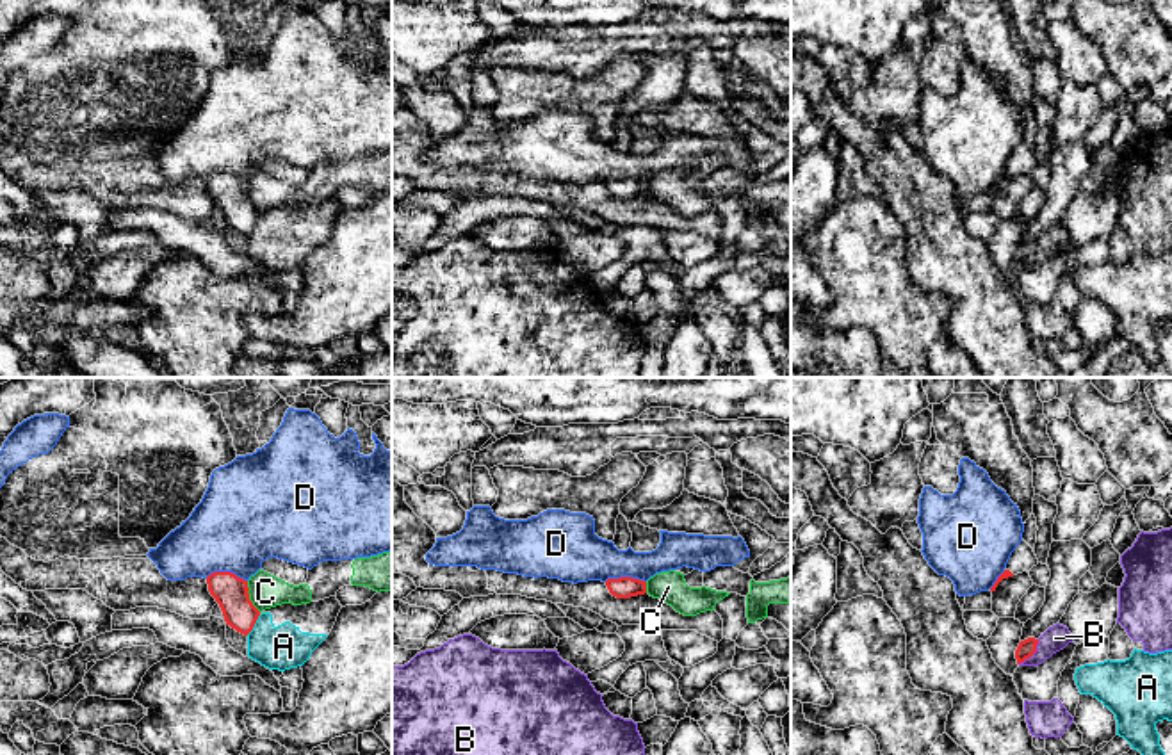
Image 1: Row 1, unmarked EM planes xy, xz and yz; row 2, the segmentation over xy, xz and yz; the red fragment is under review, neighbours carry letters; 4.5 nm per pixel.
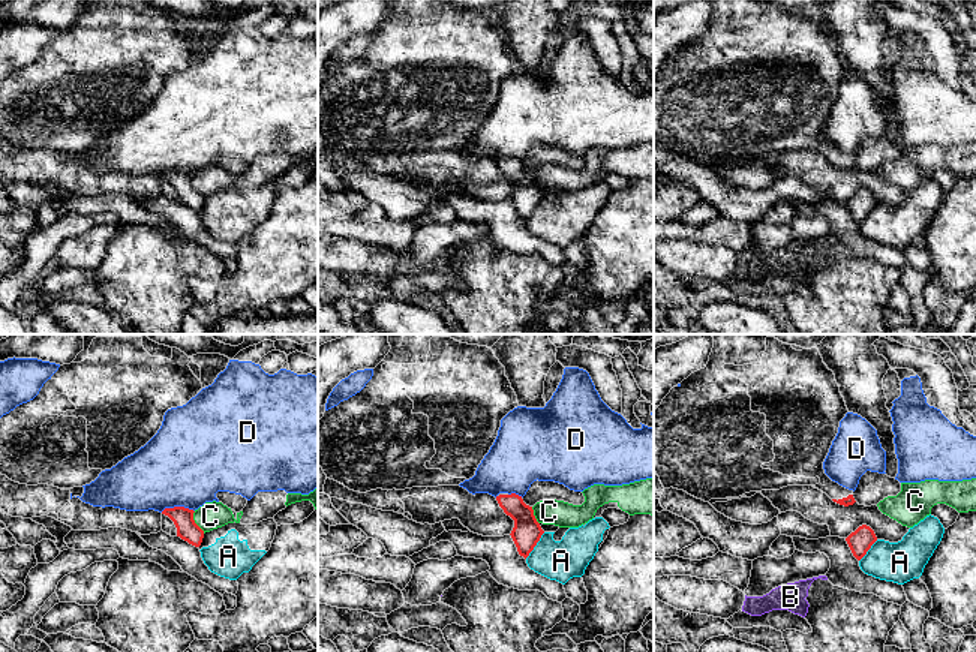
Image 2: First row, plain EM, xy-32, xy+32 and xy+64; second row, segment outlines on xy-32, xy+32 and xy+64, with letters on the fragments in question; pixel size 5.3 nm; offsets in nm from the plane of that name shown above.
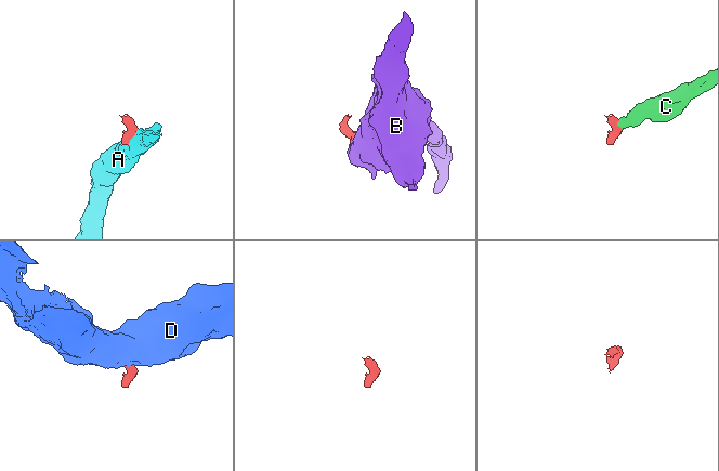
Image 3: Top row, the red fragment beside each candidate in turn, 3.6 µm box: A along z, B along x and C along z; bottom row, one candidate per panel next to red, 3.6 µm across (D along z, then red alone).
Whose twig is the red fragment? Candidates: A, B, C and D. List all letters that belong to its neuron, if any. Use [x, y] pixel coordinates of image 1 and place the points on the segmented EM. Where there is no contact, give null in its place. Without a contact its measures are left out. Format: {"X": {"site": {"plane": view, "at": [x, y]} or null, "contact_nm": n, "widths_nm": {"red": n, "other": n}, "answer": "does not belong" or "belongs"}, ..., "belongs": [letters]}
{"A": {"site": {"plane": "xy", "at": [253, 625]}, "contact_nm": 120, "widths_nm": {"red": 160, "other": 200}, "answer": "does not belong"}, "B": {"site": {"plane": "yz", "at": [1032, 654]}, "contact_nm": 150, "widths_nm": {"red": 80, "other": 110}, "answer": "does not belong"}, "C": {"site": {"plane": "xy", "at": [248, 597]}, "contact_nm": 160, "widths_nm": {"red": 160, "other": 150}, "answer": "does not belong"}, "D": {"site": {"plane": "xy", "at": [227, 572]}, "contact_nm": 190, "widths_nm": {"red": 160, "other": 400}, "answer": "does not belong"}, "belongs": []}

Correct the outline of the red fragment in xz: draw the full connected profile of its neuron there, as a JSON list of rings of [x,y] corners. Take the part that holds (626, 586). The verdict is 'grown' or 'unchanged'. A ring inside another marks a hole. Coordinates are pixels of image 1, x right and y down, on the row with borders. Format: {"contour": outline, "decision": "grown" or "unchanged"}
{"contour": [[[632,577],[607,579],[606,586],[616,598],[631,598],[647,593],[647,582]]], "decision": "unchanged"}

